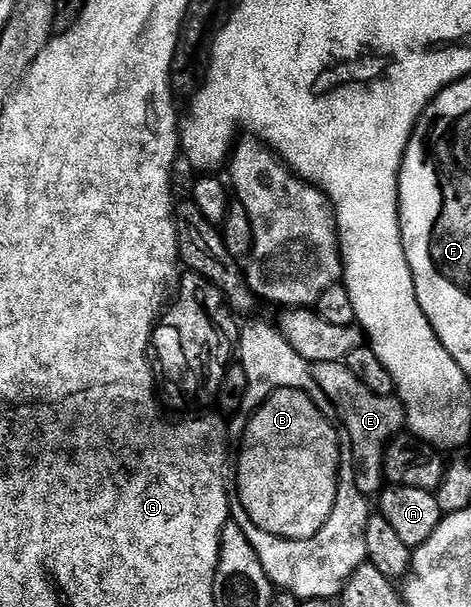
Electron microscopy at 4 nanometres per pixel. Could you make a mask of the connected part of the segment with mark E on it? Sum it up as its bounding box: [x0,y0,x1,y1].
[310,361,406,499]

